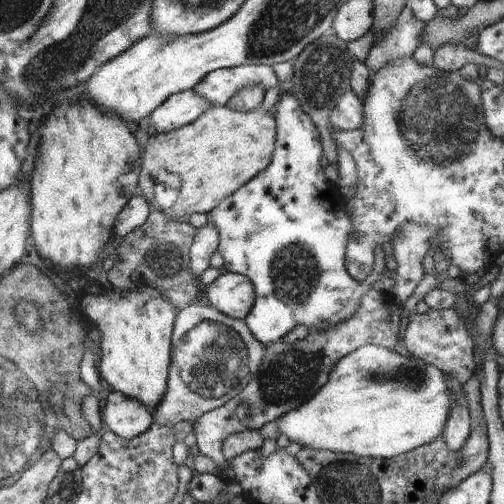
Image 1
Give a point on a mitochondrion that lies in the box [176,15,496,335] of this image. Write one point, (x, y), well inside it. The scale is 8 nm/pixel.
(438, 120)

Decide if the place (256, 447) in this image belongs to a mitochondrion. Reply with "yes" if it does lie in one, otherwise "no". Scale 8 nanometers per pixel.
no

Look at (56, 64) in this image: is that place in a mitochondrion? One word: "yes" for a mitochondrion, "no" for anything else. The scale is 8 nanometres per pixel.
yes

